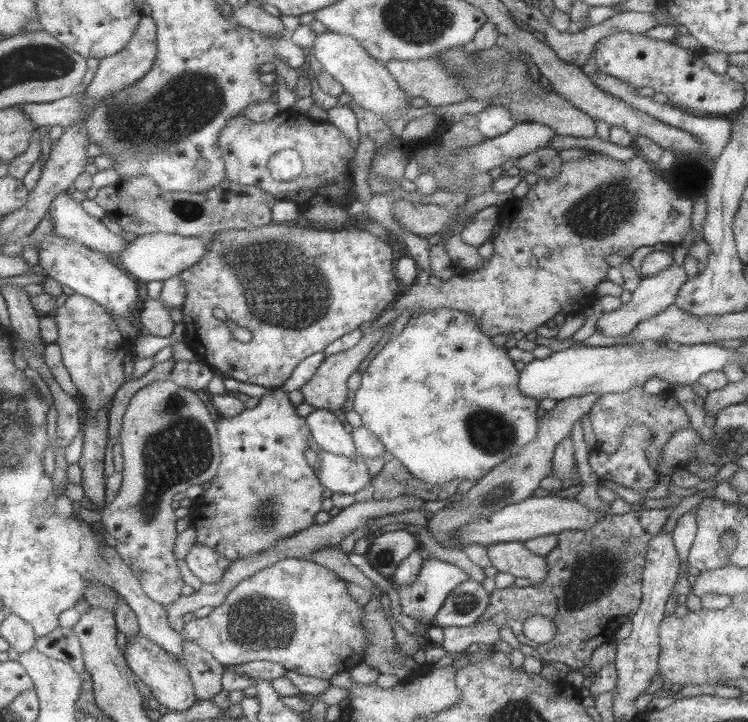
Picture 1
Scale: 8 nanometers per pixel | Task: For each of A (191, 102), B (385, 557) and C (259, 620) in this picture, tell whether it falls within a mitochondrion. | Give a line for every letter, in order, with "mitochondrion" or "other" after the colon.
A: mitochondrion
B: mitochondrion
C: mitochondrion

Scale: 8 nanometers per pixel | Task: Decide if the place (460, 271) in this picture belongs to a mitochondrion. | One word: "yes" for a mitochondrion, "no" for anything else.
no

